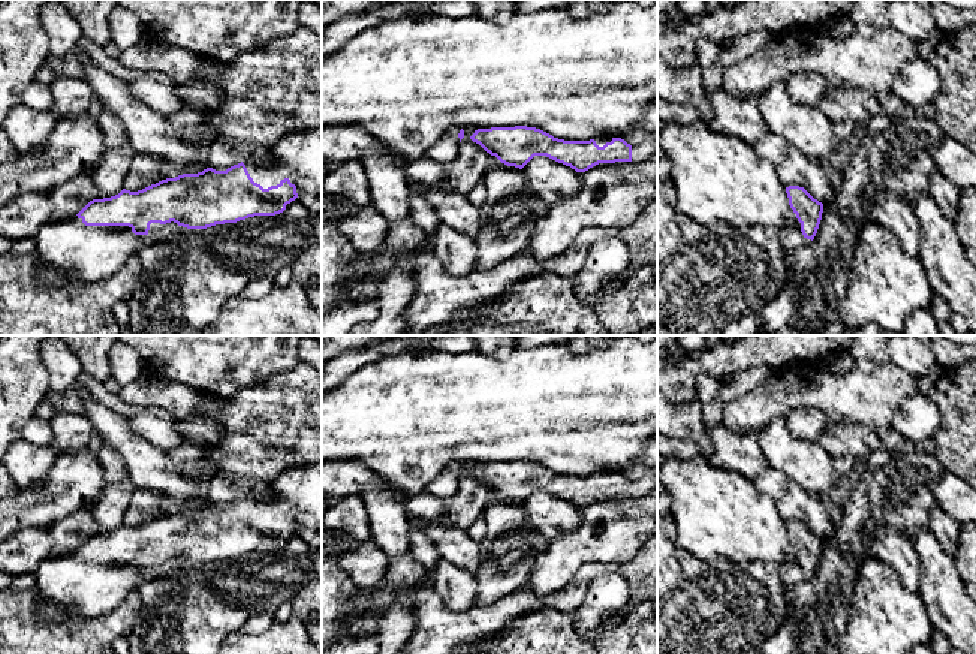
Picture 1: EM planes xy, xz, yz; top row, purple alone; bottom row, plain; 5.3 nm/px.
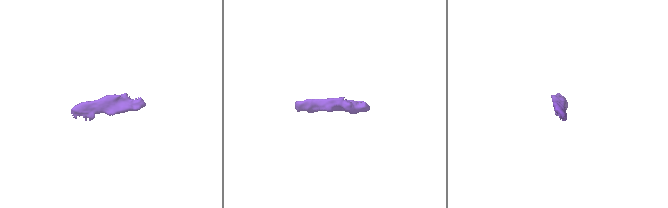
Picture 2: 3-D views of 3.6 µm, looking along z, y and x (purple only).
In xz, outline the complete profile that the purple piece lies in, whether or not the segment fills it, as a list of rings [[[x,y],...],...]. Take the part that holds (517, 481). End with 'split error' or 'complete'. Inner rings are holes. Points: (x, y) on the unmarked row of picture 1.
[[[527,461],[478,464],[470,474],[501,498],[522,504],[534,491],[546,491],[585,507],[599,498],[641,497],[657,488],[657,473],[630,480],[621,473],[564,476]]]; split error

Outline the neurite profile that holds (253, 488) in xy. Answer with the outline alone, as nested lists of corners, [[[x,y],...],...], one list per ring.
[[[225,471],[216,474],[204,485],[207,503],[226,506],[238,498],[274,500],[275,489],[271,482],[254,477],[229,476]]]

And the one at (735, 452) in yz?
[[[722,422],[707,427],[713,453],[708,461],[729,471],[738,471],[753,480],[768,471],[769,465],[760,447],[760,431],[736,434]]]

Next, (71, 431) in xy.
[[[55,412],[49,424],[52,430],[51,447],[57,453],[69,455],[87,450],[93,431],[85,415]]]

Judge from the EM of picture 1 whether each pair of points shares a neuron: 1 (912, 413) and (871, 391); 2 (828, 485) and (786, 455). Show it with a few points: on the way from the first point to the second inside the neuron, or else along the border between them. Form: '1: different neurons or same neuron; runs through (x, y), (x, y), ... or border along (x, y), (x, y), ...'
1: different neurons; border along (916, 391), (898, 406), (889, 425)
2: same neuron; runs through (818, 476), (797, 458)

